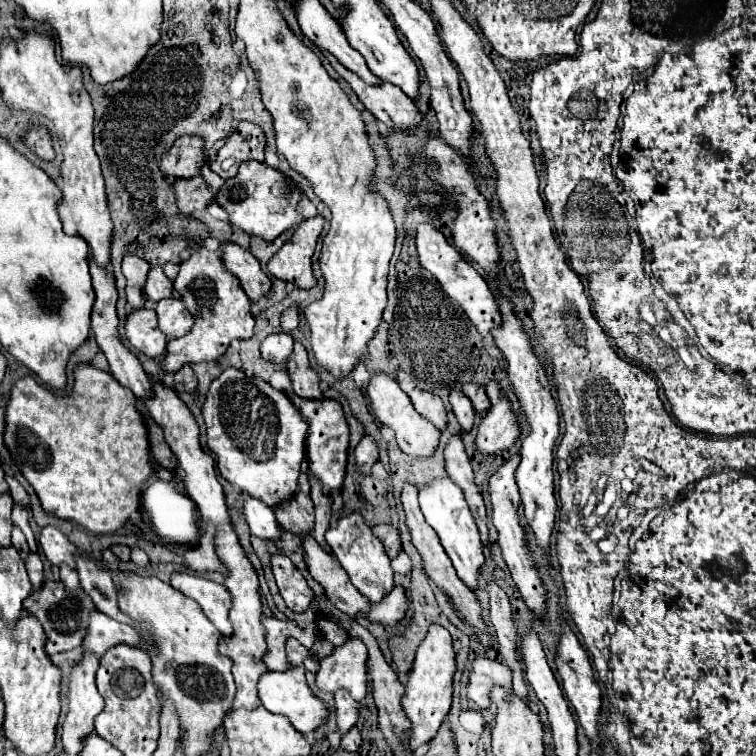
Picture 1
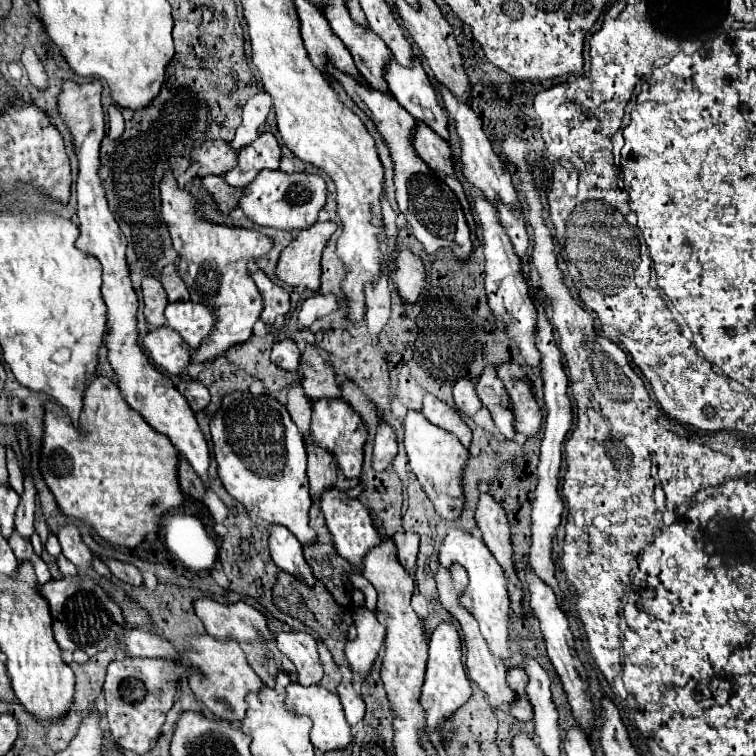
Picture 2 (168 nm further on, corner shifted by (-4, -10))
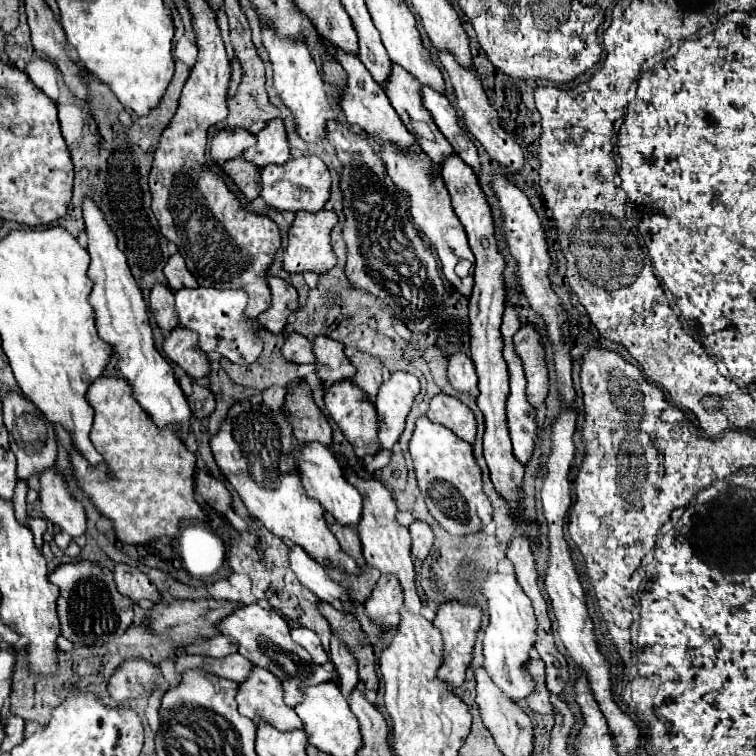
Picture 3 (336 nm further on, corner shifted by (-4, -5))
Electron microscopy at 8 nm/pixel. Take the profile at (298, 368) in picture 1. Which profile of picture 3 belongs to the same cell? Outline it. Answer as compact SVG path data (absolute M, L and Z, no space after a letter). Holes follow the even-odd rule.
M318 336L314 340L316 354L316 372L326 386L332 386L338 380L354 378L356 366L346 358L344 344L328 336Z

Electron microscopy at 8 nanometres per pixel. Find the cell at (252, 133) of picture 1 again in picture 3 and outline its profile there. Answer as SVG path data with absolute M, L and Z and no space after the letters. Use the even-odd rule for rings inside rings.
M274 118L272 122L268 122L268 126L256 138L256 146L248 148L242 154L246 160L264 168L268 164L284 164L290 158L290 144L282 118Z

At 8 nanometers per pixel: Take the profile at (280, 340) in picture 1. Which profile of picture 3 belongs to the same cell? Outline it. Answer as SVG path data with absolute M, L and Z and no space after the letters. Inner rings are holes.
M290 334L286 344L282 346L282 354L286 360L296 364L314 364L312 342L302 334Z

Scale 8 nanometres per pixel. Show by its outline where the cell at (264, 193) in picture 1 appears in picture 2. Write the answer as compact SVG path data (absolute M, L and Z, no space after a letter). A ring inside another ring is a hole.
M260 171L256 179L248 185L238 201L244 215L262 227L272 227L280 231L300 231L316 223L318 211L326 203L326 183L318 175L306 173L282 173L282 171Z

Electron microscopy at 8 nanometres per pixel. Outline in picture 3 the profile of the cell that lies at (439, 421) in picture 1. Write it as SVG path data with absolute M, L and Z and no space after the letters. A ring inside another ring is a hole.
M448 394L434 396L430 400L430 408L428 408L426 416L432 422L450 428L458 438L474 444L476 418L474 418L472 410L466 404L462 404L458 398L452 398Z

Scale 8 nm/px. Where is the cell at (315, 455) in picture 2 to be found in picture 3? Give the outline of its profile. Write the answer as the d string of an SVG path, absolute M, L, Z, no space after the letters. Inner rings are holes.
M298 380L292 388L288 388L284 410L290 416L298 442L322 442L326 446L332 444L332 428L328 418L314 404L306 380Z

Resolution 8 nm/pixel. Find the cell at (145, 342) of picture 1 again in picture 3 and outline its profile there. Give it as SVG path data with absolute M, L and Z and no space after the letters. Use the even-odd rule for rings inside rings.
M174 328L170 336L164 340L164 354L178 366L186 370L192 378L204 378L210 374L210 362L208 356L198 348L198 338L196 332L188 328Z

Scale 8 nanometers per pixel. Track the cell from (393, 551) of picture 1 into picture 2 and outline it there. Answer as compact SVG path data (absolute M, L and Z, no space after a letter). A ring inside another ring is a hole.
M400 531L400 533L392 535L392 541L394 541L396 549L398 549L396 557L398 557L400 565L404 569L412 569L416 565L416 555L418 555L418 543L420 543L418 535L416 533Z

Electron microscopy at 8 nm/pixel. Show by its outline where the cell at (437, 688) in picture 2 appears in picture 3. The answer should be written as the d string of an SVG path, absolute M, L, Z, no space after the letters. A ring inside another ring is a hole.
M448 600L436 610L434 626L442 632L442 638L444 638L444 664L440 666L438 676L442 680L446 680L452 688L456 688L456 686L460 686L464 682L464 672L472 662L476 632L482 626L482 610L480 610L478 604L470 604L470 602L462 604L458 600Z

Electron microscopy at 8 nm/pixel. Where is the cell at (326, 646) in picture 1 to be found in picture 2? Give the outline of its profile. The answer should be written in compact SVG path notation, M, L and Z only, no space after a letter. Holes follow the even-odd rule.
M290 683L286 687L286 709L296 715L296 717L308 717L312 721L312 731L310 731L310 741L318 751L334 751L334 749L344 749L350 741L350 725L344 719L344 711L340 707L338 695L326 691L320 685L310 685L302 687L298 683Z

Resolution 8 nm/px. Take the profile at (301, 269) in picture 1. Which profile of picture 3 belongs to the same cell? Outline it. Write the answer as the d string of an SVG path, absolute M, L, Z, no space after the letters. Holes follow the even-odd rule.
M320 210L316 214L304 214L304 212L296 214L290 226L290 234L288 234L288 248L284 252L284 270L294 272L294 274L302 274L308 270L324 274L330 268L334 268L336 256L330 248L330 232L336 222L338 222L338 216L330 210Z

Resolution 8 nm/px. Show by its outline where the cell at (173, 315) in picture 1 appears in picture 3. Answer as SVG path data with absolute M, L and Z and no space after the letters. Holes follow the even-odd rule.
M182 288L176 292L176 310L180 326L198 332L204 352L218 352L234 364L252 364L260 356L262 342L258 336L258 320L246 318L248 294L244 290L218 288Z

